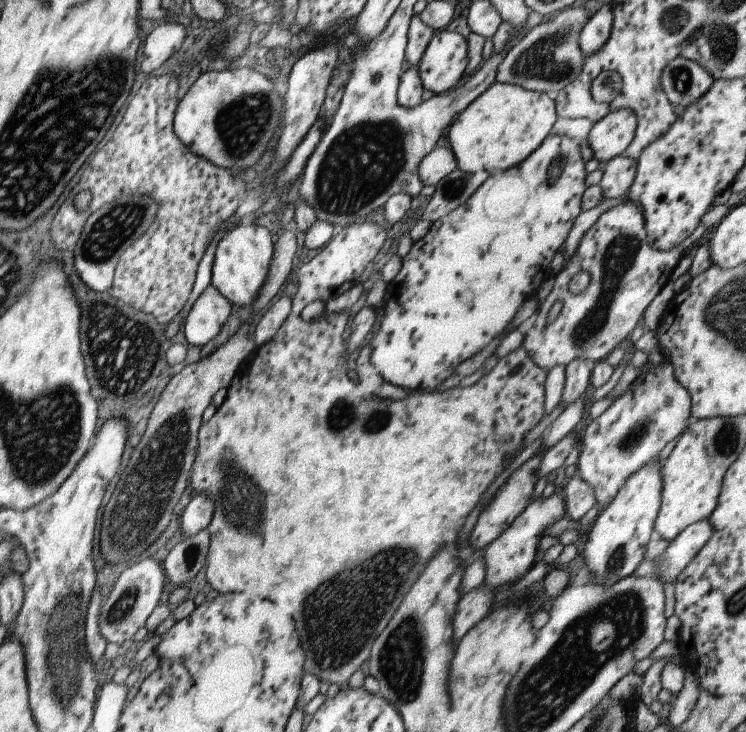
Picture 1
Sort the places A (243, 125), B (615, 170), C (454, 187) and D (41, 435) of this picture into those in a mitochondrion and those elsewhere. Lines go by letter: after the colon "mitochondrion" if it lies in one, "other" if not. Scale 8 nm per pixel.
A: mitochondrion
B: other
C: mitochondrion
D: mitochondrion

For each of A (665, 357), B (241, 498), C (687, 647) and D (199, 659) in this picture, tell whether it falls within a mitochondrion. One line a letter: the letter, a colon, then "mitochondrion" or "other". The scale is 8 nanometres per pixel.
A: other
B: mitochondrion
C: other
D: other

